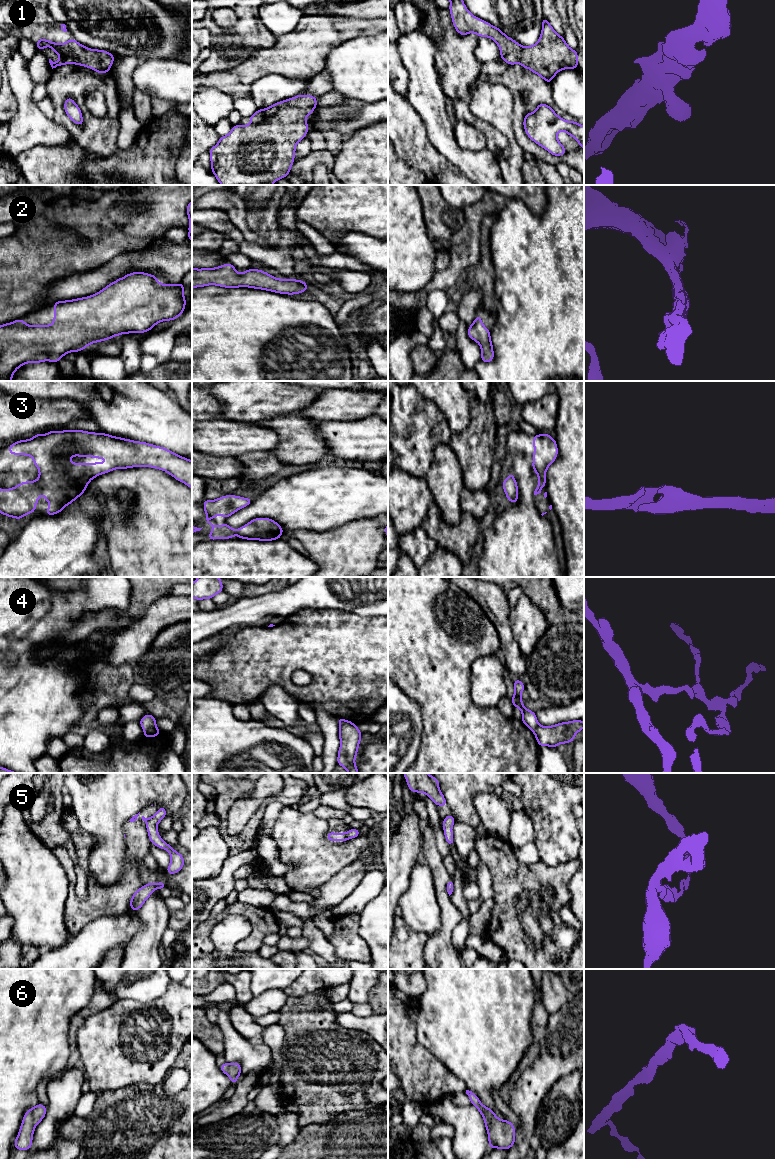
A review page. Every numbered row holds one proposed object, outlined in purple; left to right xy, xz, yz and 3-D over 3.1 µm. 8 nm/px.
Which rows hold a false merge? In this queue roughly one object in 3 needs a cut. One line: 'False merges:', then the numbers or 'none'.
False merges: 4, 5

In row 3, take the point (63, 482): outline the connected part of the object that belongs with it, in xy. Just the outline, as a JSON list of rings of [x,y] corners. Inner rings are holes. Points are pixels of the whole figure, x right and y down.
[[[51,430],[49,433],[37,433],[33,438],[18,440],[10,444],[8,452],[12,455],[26,455],[33,458],[39,470],[35,481],[20,482],[16,487],[0,489],[0,513],[20,520],[25,515],[36,511],[40,494],[50,503],[45,515],[56,515],[65,506],[69,506],[85,491],[89,482],[95,477],[115,469],[132,467],[152,467],[167,472],[177,481],[192,489],[192,460],[173,453],[167,448],[146,442],[133,441],[115,437],[106,433],[95,433],[83,430]],[[72,456],[107,458],[107,463],[71,463]]]

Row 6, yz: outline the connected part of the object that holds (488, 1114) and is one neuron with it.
[[[466,1090],[466,1094],[484,1119],[490,1149],[510,1149],[515,1144],[515,1126],[509,1120],[498,1118],[494,1111],[484,1106],[472,1091]]]

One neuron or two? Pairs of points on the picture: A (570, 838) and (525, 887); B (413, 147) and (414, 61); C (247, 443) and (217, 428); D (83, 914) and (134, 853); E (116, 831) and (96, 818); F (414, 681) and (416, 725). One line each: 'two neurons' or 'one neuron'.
A: two neurons
B: two neurons
C: one neuron
D: one neuron
E: one neuron
F: two neurons

